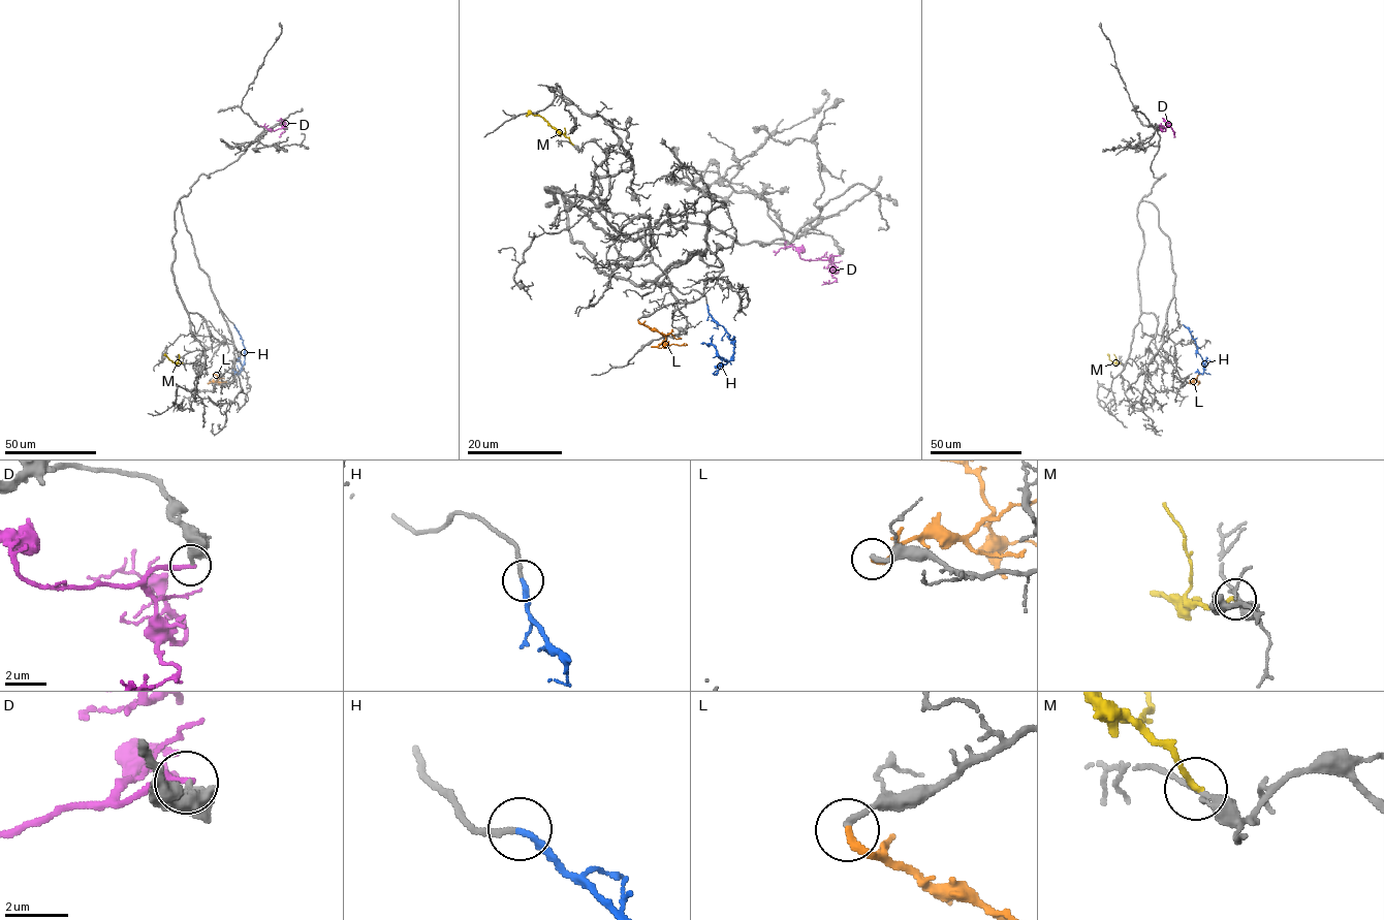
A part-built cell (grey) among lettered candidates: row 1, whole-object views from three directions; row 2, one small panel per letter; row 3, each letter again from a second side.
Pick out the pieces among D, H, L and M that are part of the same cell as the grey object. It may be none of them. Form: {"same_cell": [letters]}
{"same_cell": ["H"]}

